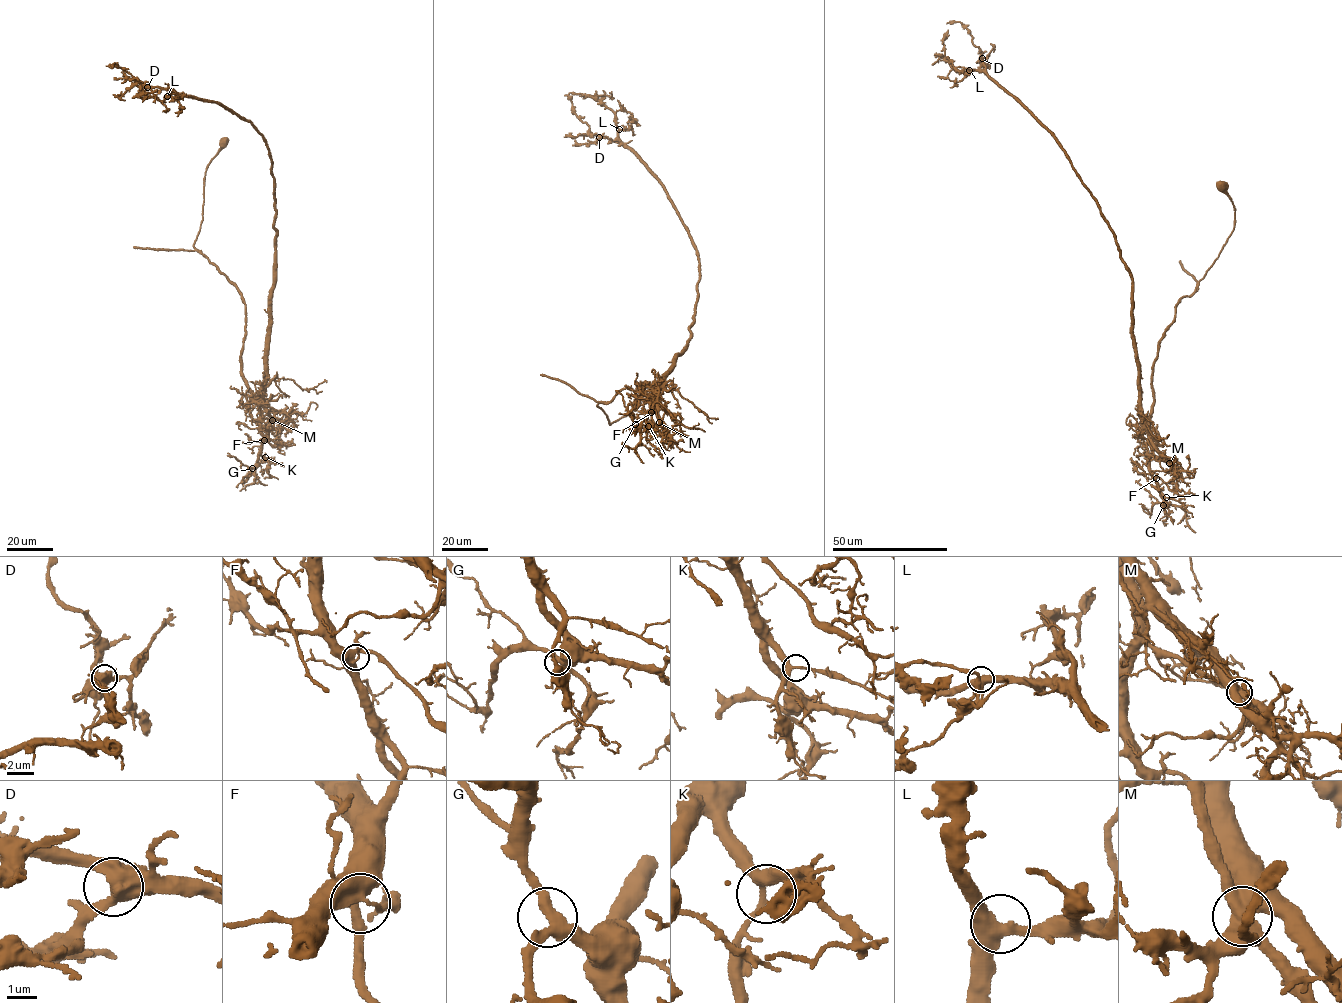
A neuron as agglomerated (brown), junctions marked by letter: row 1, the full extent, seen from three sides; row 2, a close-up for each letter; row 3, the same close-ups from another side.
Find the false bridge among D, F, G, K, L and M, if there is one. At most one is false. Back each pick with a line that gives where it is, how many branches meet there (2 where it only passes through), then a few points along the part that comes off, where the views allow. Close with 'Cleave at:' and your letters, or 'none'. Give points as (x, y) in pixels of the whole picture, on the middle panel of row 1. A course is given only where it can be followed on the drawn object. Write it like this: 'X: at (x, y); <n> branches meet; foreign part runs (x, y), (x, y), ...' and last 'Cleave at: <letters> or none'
M: at (659, 422); 3 branches meet
Cleave at: M

